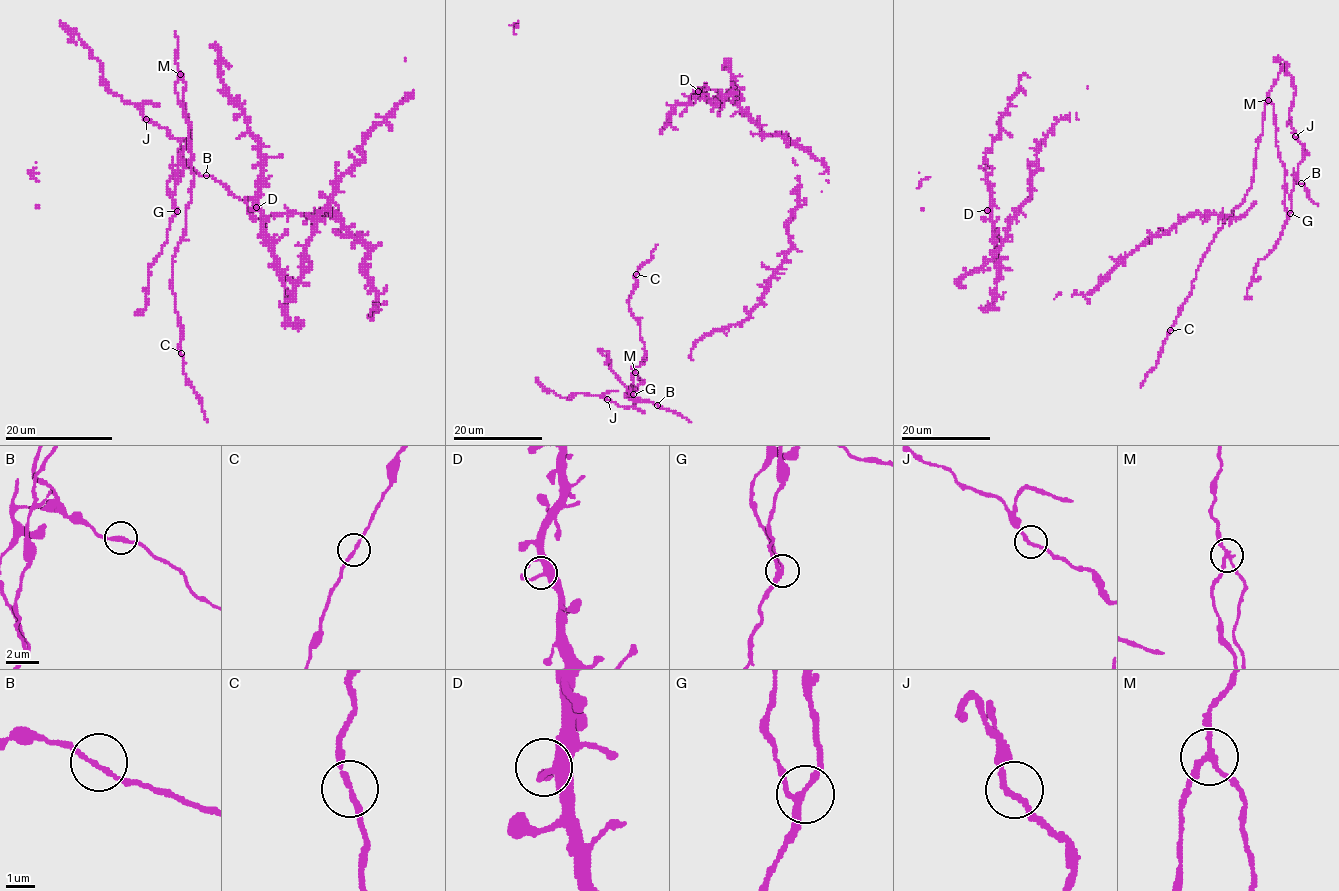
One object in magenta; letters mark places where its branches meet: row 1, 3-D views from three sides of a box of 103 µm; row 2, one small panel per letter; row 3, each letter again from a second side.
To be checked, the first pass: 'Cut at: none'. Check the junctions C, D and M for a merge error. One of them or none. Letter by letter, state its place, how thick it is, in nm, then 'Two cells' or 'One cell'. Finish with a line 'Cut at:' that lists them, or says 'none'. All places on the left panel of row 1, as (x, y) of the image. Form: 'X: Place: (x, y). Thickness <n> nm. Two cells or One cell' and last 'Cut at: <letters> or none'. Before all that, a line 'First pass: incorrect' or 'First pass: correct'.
First pass: incorrect
C: Place: (181, 353). Thickness 170 nm. One cell
D: Place: (256, 207). Thickness 240 nm. One cell
M: Place: (180, 74). Thickness 160 nm. Two cells
Cut at: M

